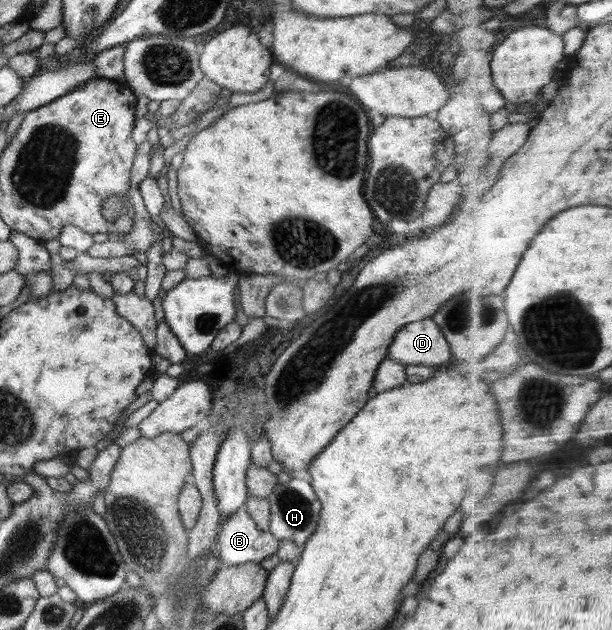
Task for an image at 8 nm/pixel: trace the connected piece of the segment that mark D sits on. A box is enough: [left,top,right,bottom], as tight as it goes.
[387,320,451,366]

